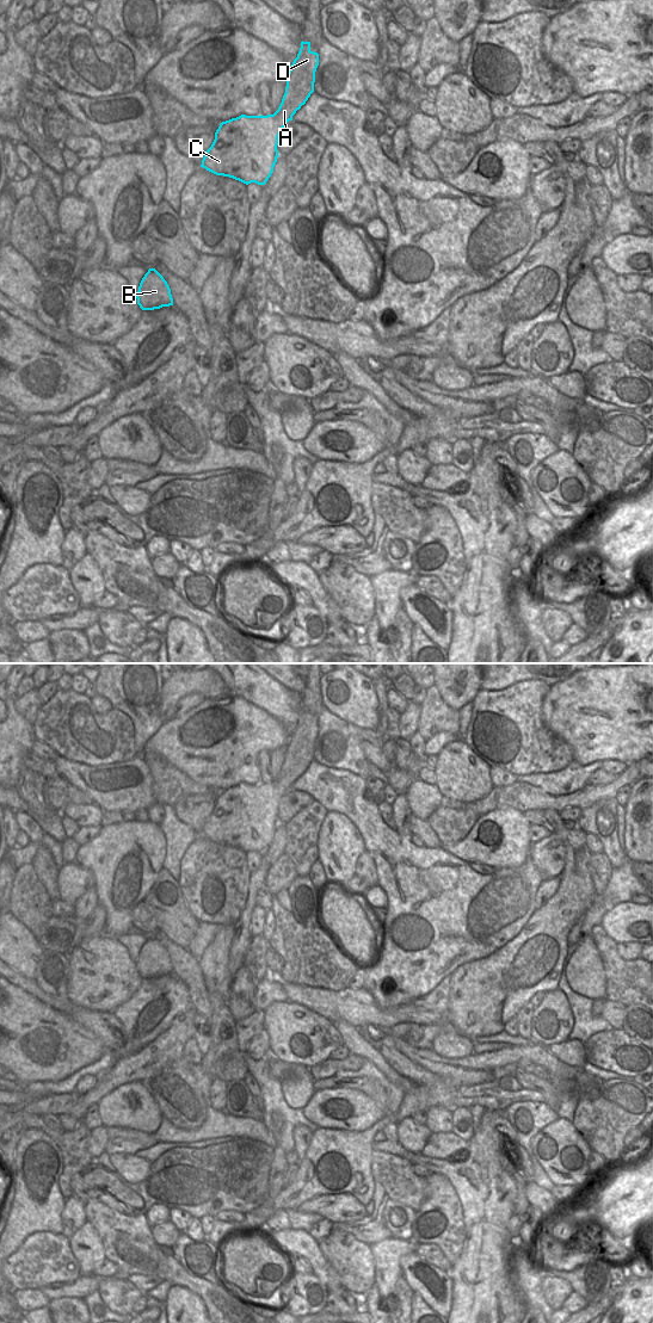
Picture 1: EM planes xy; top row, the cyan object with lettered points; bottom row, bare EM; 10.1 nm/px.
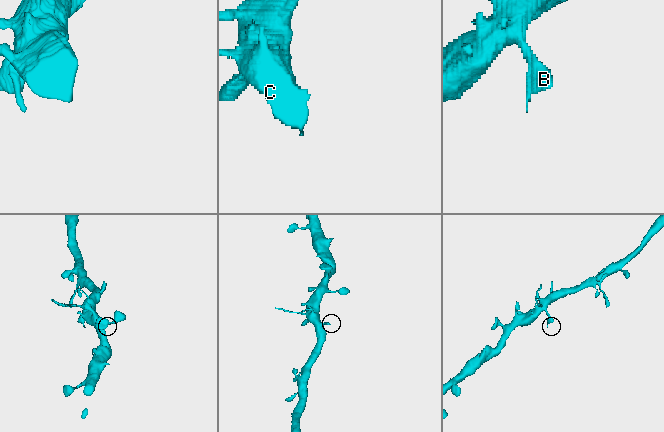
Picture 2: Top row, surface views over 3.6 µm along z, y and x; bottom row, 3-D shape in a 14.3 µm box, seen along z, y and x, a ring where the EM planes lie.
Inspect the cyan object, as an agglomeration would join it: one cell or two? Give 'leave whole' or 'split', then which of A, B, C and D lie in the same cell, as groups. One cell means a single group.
leave whole | A B C D

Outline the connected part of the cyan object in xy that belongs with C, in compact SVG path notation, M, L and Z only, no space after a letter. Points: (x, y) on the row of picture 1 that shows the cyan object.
M301 42L297 57L290 66L287 76L287 87L282 103L273 115L267 116L246 116L222 122L215 132L215 140L207 150L201 167L216 174L229 177L246 185L255 183L265 185L273 172L277 162L278 136L281 130L302 105L306 104L314 92L315 72L319 66L319 54L310 50L310 42Z

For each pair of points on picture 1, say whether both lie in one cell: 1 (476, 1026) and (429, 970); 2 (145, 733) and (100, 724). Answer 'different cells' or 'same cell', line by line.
1: different cells
2: different cells

